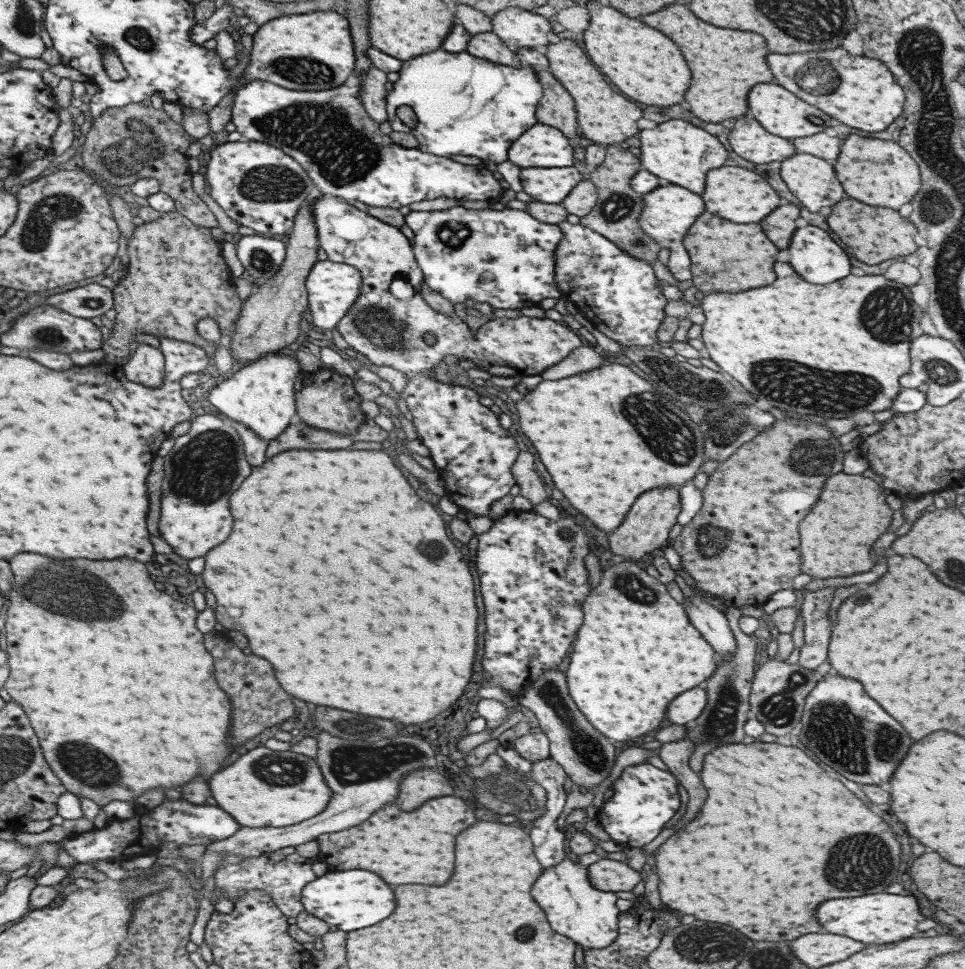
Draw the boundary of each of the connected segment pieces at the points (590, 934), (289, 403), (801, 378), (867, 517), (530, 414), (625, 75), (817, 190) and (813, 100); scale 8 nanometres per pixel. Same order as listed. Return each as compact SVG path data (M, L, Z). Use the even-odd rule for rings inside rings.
M566 856L559 864L543 869L541 878L537 878L531 888L531 896L545 912L549 926L557 934L571 940L574 946L581 946L583 951L603 948L616 940L619 911L614 903L615 893L593 888L587 877L586 868L575 864L574 857Z
M286 350L266 353L237 370L227 380L219 382L204 398L229 420L249 427L260 439L268 442L280 435L295 420L293 385L295 379L301 375L299 363L292 353Z
M775 262L773 264L777 280L765 288L753 288L749 292L739 292L739 294L727 294L727 292L717 292L717 294L707 294L700 300L702 313L705 314L705 322L701 324L701 333L698 338L703 343L707 353L705 356L715 362L723 373L731 378L745 391L753 395L758 404L763 407L779 408L784 412L797 412L803 418L814 418L822 421L826 418L853 418L854 415L869 411L887 410L892 404L892 398L901 389L900 378L909 372L910 356L909 344L915 337L924 333L919 326L921 310L915 306L911 300L912 294L909 287L885 280L883 276L845 276L833 284L825 286L813 286L801 280L789 264Z
M843 471L832 474L825 480L815 506L799 522L800 572L815 579L867 572L873 566L869 546L887 530L889 522L891 510L875 481Z
M606 362L595 370L561 380L541 380L533 390L523 394L523 398L515 404L515 410L521 432L533 444L537 456L541 458L541 464L551 474L555 488L575 510L579 510L587 520L591 520L605 533L621 524L625 512L641 492L657 486L679 488L690 482L698 473L697 468L706 460L703 453L703 433L699 425L687 416L683 407L617 362ZM591 422L607 424L607 430L585 430L593 428Z
M587 1L585 8L591 22L582 34L582 48L598 71L609 78L615 90L645 106L671 106L683 100L691 72L679 48L667 36L597 1Z
M795 153L781 162L781 180L801 206L811 213L823 206L833 206L843 198L841 184L833 174L831 164L815 156L805 156L805 153Z
M843 48L831 52L789 53L789 56L769 54L765 60L779 86L849 128L879 132L901 114L903 90L879 60L849 56Z

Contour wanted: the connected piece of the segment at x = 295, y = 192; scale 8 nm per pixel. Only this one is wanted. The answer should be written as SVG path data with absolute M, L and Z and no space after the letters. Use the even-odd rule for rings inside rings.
M239 140L214 145L209 160L205 163L204 182L209 186L209 195L231 220L247 226L256 234L265 237L284 237L289 231L298 208L306 200L312 200L319 192L307 173L281 149L263 142Z

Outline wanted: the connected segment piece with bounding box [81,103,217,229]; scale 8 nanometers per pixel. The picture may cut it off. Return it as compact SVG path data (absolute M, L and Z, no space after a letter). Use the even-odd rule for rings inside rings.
M142 103L126 104L119 108L106 108L103 115L92 120L90 129L85 135L82 146L81 162L86 170L99 176L109 185L127 186L142 178L155 178L159 183L159 191L164 192L174 200L174 211L184 216L197 226L210 229L217 227L217 220L207 209L205 203L191 189L192 173L187 166L188 157L185 152L189 143L194 140L180 124L175 124L163 109L144 106Z

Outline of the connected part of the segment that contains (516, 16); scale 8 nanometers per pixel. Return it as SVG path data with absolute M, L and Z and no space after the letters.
M507 7L493 16L490 16L491 31L493 31L503 44L514 53L520 48L537 48L546 46L547 32L550 27L547 18L539 12L532 14L530 11L517 7Z

